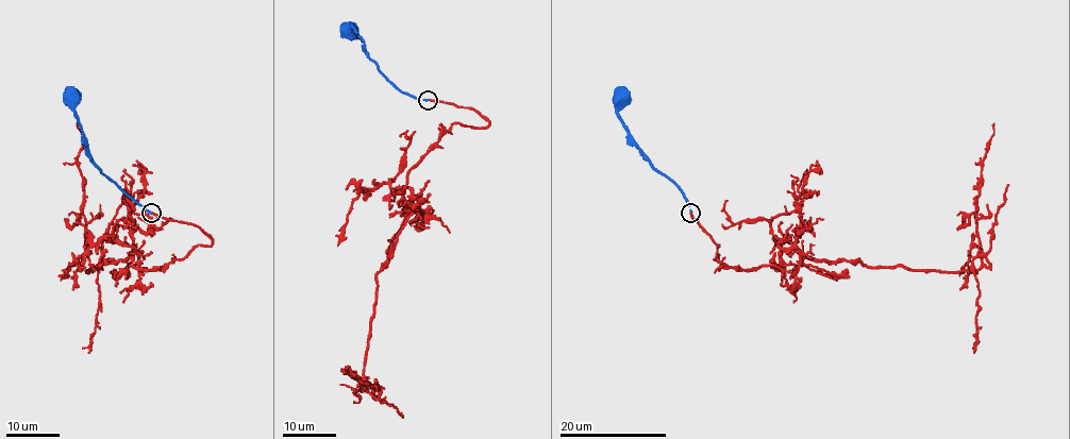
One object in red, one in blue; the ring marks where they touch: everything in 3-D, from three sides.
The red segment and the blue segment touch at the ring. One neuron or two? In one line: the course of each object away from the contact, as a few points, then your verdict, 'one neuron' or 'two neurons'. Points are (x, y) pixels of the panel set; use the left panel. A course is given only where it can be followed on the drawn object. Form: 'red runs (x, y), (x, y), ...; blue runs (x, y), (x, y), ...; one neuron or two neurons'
red runs (151, 213), (193, 223), (212, 245), (150, 270), (126, 271), (130, 258), (86, 271), (77, 123); blue runs (151, 213), (123, 192), (93, 161), (71, 98); one neuron

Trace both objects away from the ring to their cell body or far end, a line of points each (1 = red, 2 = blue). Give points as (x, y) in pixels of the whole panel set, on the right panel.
1: (691, 213), (719, 245), (714, 259), (745, 270), (793, 271), (808, 258), (976, 271), (976, 201), (993, 123)
2: (691, 213), (683, 192), (649, 161), (635, 142), (618, 113), (620, 98)

